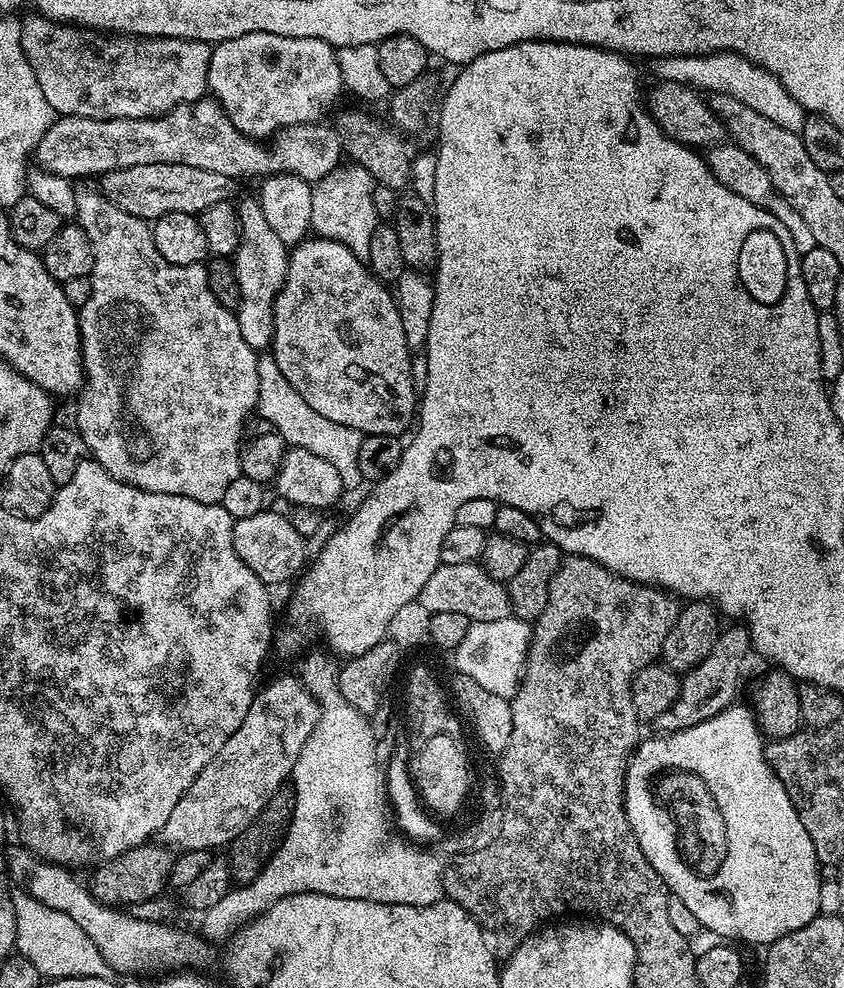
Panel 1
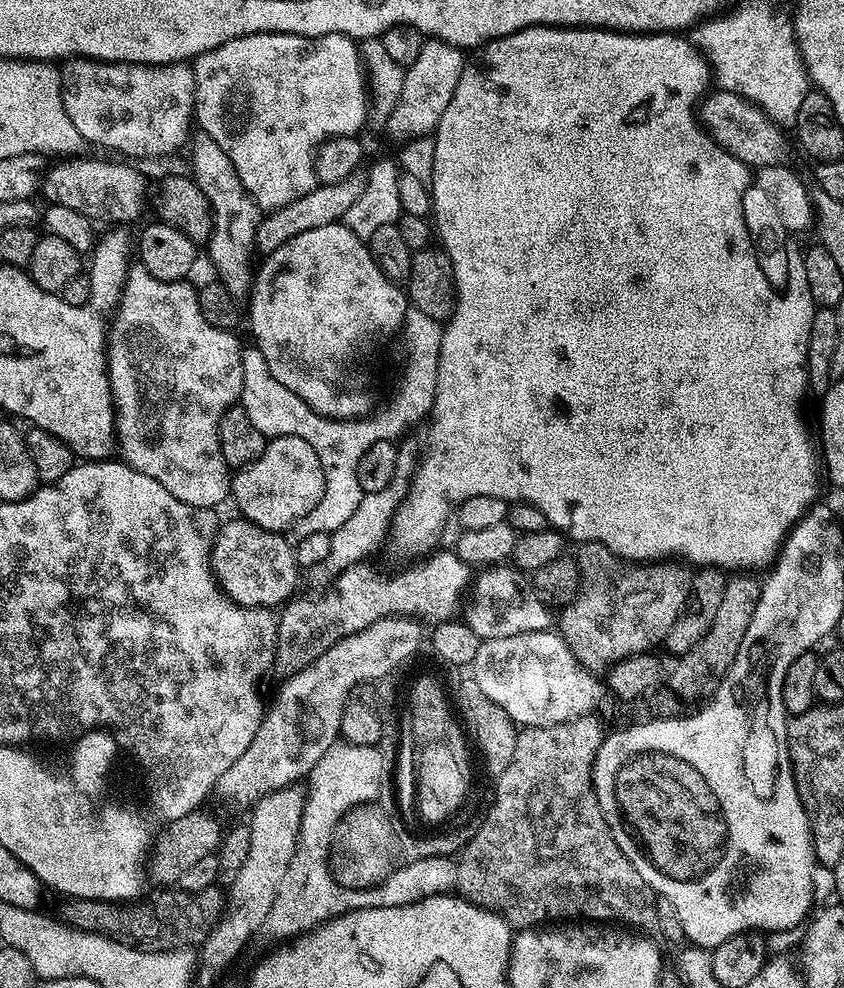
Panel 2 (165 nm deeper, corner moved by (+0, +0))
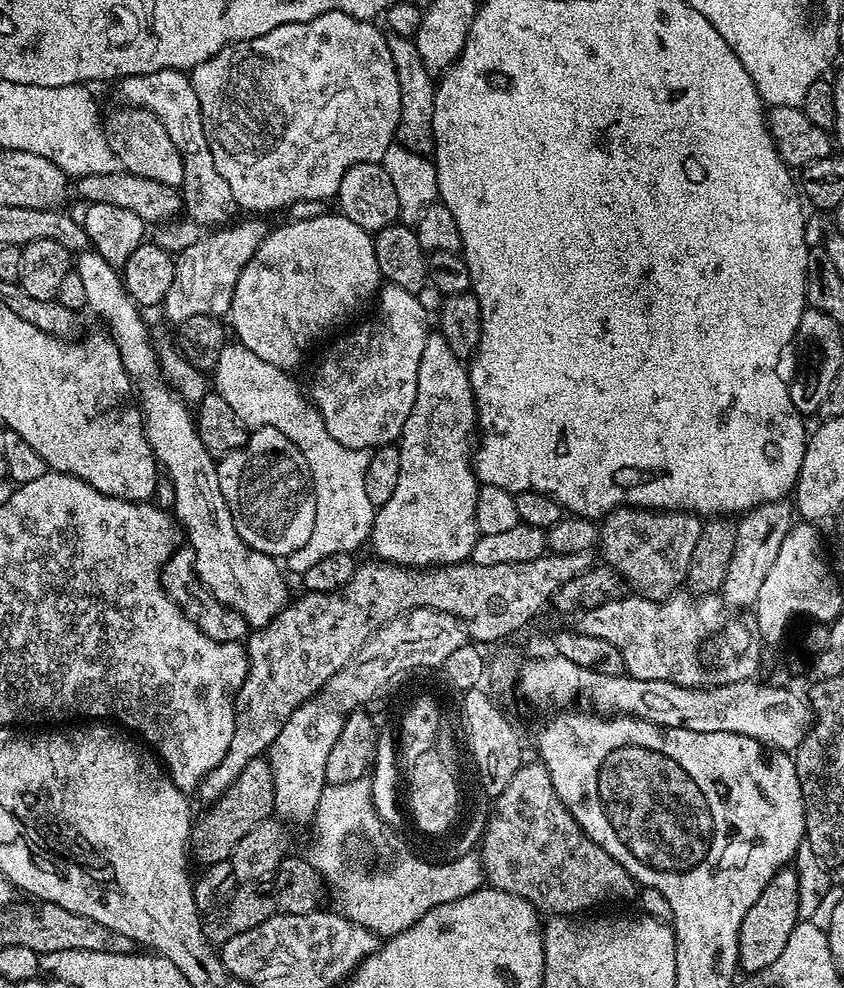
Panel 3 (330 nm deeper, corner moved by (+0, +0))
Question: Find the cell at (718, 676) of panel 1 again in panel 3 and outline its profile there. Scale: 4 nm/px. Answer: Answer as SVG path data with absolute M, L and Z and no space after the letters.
M784 498L759 504L736 520L734 555L730 558L730 567L726 570L722 589L722 599L729 609L748 610L755 605L758 593L762 591L762 582L766 582L766 574L770 566L774 566L774 557L782 546L782 538L786 538L793 523L793 505Z

